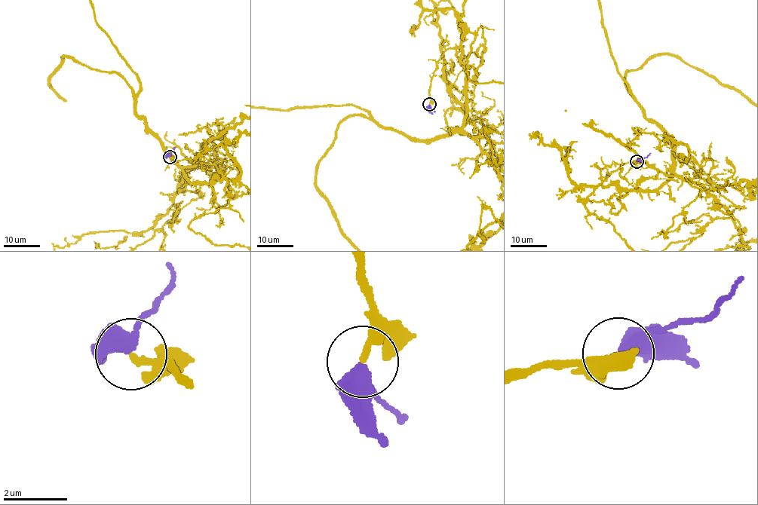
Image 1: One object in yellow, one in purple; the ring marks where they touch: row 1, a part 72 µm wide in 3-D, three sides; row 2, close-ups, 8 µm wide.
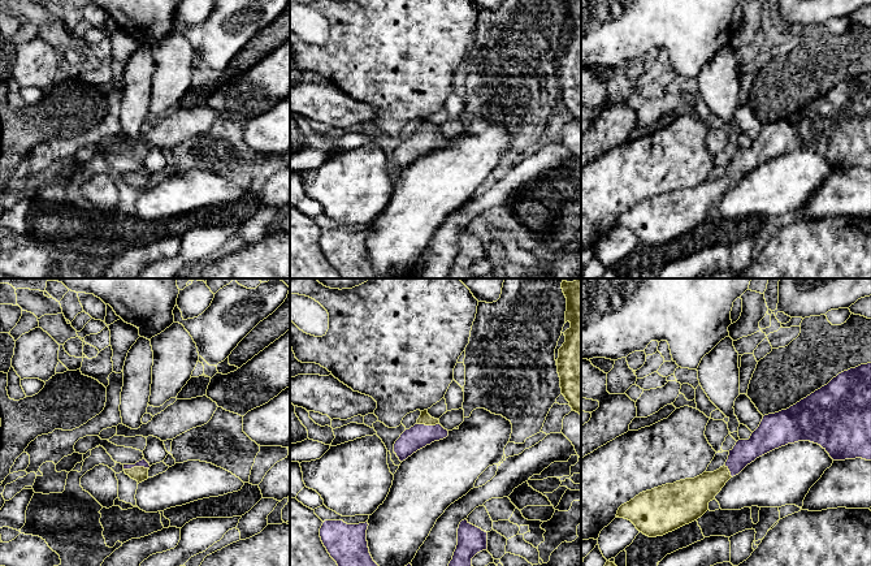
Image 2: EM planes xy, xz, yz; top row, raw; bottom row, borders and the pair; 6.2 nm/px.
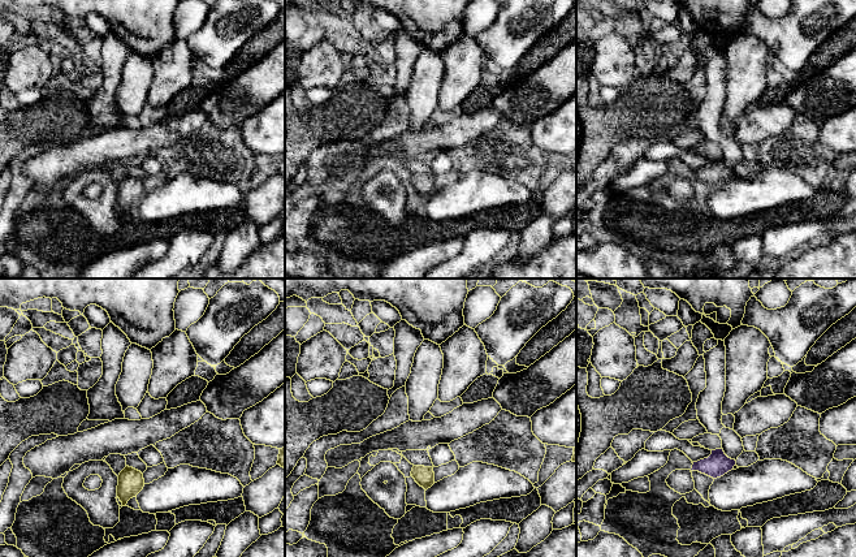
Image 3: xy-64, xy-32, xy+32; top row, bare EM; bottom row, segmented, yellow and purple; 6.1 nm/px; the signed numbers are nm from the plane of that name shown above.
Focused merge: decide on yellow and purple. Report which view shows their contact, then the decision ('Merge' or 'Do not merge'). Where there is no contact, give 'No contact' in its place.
Touches yellow in xy. Merge

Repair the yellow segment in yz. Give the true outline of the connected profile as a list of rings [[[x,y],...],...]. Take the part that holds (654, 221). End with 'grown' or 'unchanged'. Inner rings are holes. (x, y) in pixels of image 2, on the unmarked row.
[[[871,72],[838,82],[827,94],[786,118],[764,124],[749,148],[736,151],[719,178],[642,200],[621,213],[616,225],[630,229],[649,246],[663,245],[701,226],[725,191],[757,167],[798,150],[820,154],[833,169],[871,169]]]; grown

